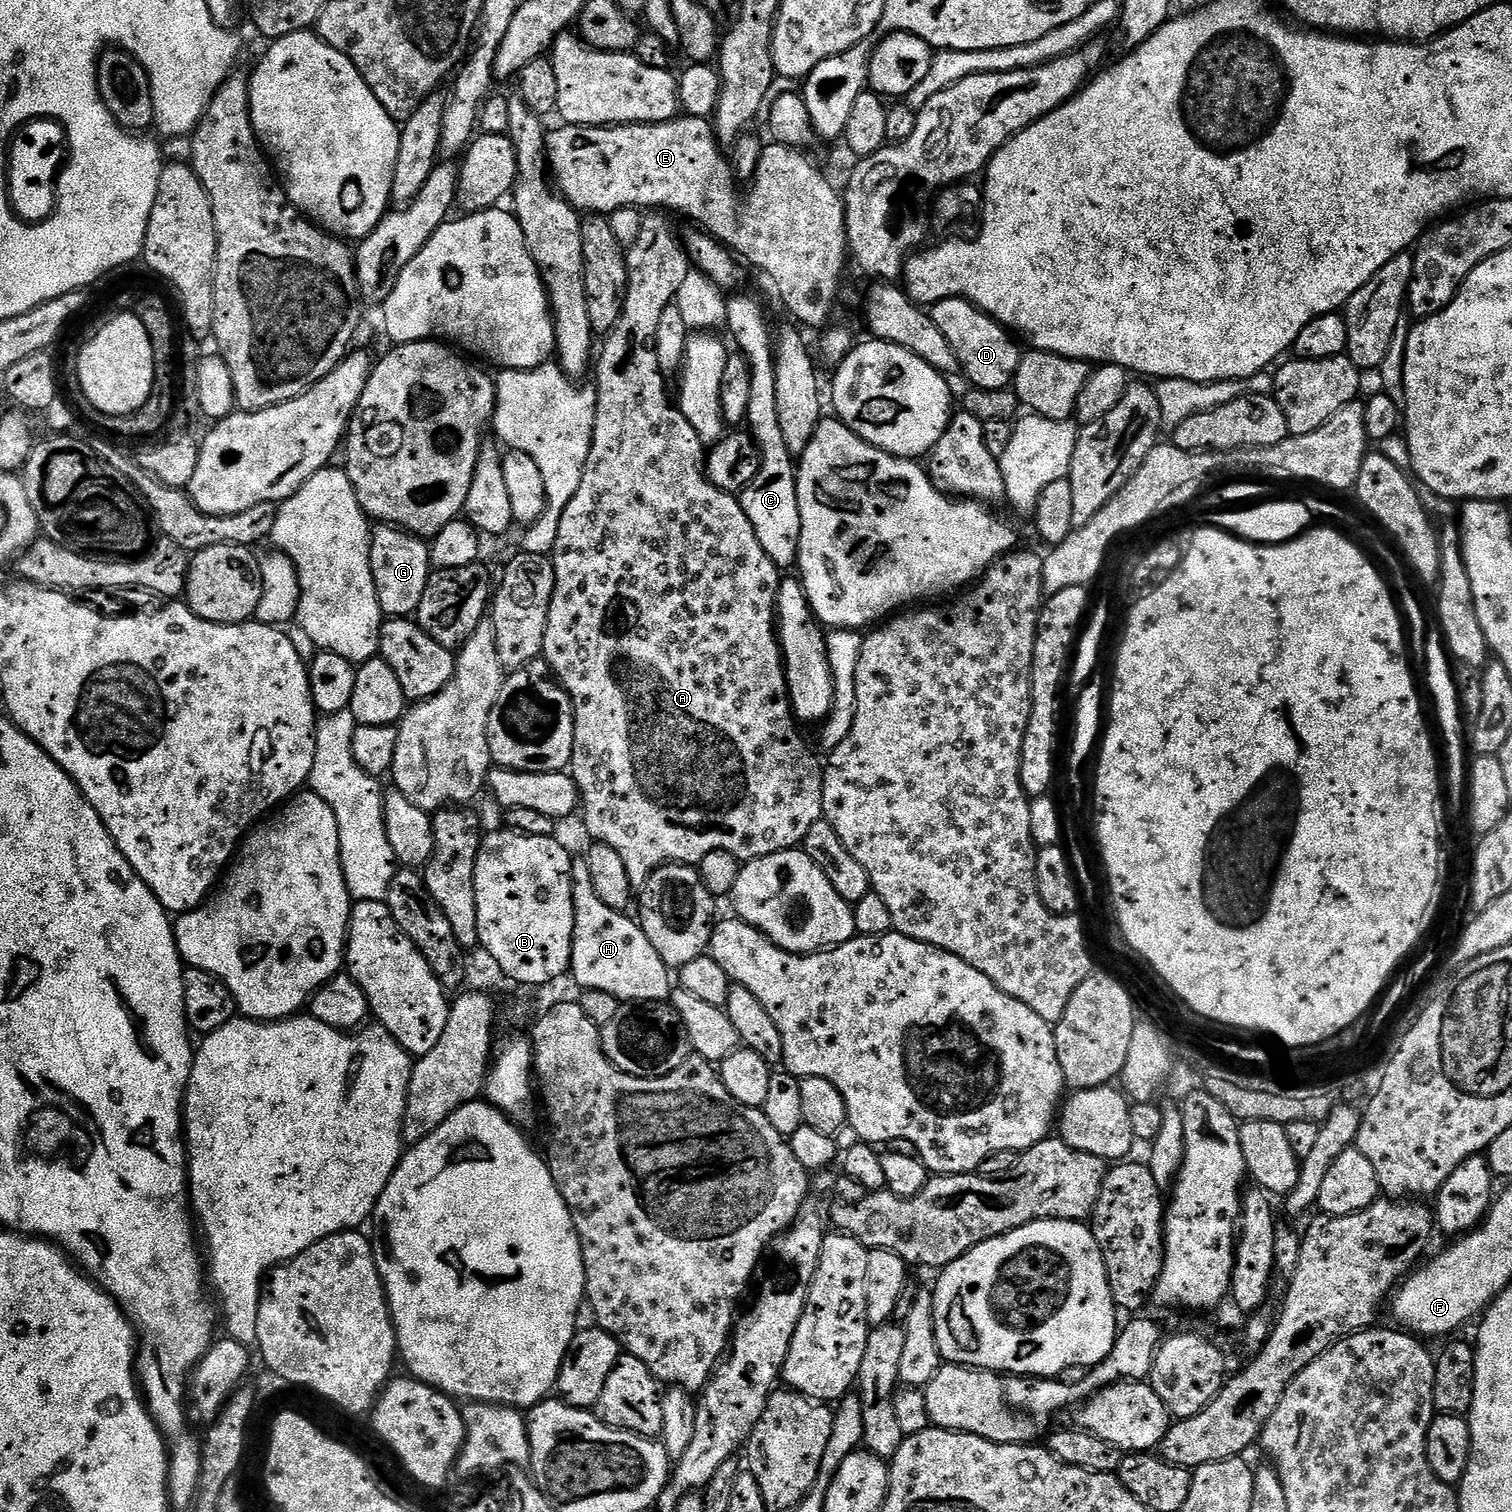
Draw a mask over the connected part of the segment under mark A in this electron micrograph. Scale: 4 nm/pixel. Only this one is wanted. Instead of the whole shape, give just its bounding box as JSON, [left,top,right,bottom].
[543,214,824,889]

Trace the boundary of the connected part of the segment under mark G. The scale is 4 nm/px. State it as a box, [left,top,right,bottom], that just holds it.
[371,525,432,618]

